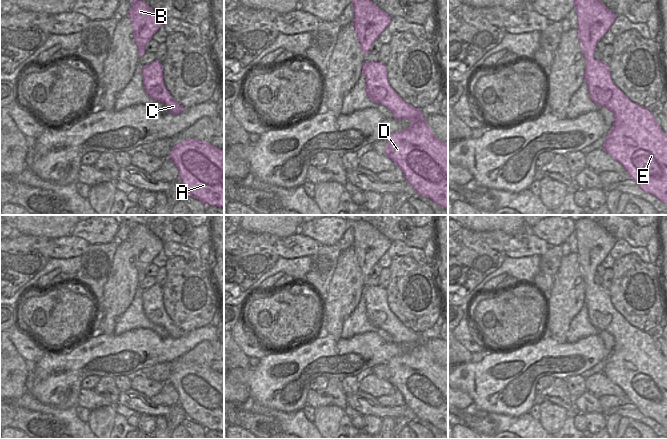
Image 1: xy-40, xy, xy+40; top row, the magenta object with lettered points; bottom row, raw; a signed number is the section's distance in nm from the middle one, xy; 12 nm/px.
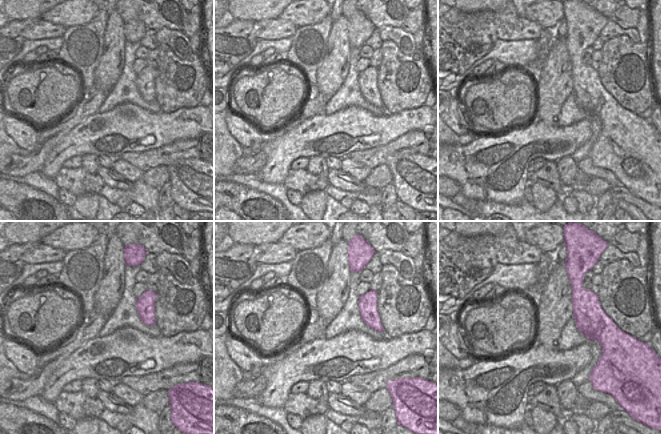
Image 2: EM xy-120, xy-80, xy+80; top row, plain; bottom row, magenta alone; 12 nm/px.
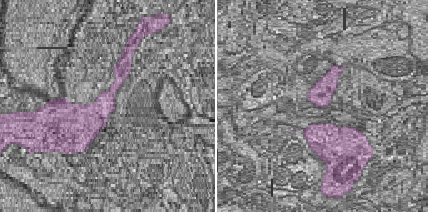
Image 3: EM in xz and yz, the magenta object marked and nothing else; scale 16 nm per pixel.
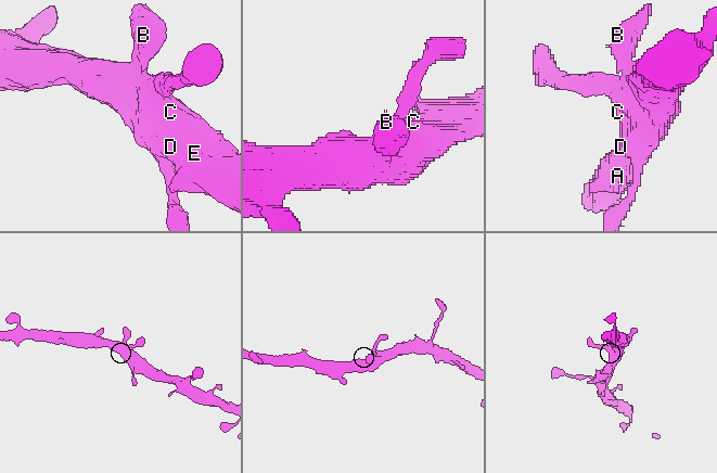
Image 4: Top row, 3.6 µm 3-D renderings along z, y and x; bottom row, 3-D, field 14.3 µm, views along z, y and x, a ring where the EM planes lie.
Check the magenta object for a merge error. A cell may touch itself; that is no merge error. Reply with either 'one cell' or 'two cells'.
one cell

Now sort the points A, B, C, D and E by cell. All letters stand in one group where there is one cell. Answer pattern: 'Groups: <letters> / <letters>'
Groups: A B C D E

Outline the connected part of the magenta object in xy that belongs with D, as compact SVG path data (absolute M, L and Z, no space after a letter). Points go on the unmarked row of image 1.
M365 286L362 298L366 302L366 317L369 323L388 332L396 343L411 343L410 351L397 355L386 362L386 380L398 390L419 420L431 423L440 432L448 434L448 367L438 364L425 346L419 332L407 328L392 313L387 303L386 288Z

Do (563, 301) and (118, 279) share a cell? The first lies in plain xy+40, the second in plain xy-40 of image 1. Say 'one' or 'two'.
one

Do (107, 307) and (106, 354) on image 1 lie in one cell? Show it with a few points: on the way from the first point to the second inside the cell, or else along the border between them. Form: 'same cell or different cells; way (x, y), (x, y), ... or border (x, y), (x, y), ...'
different cells; border (98, 331), (113, 335)

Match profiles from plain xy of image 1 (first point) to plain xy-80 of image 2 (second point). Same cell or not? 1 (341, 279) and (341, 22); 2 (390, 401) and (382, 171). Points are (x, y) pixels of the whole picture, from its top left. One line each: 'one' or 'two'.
1: one
2: one

